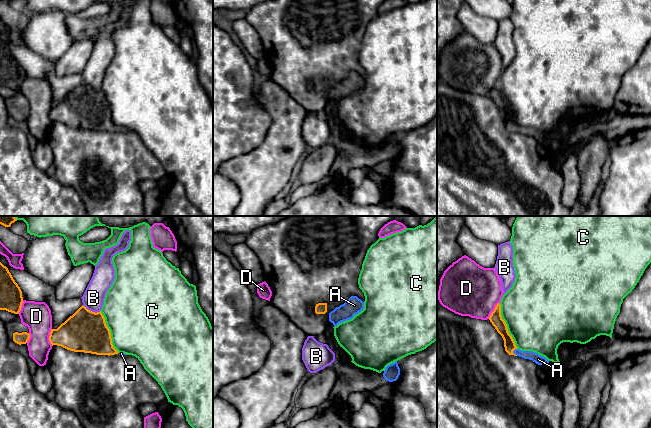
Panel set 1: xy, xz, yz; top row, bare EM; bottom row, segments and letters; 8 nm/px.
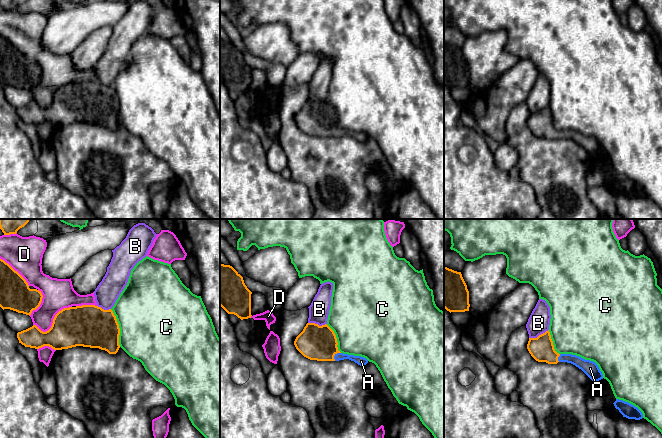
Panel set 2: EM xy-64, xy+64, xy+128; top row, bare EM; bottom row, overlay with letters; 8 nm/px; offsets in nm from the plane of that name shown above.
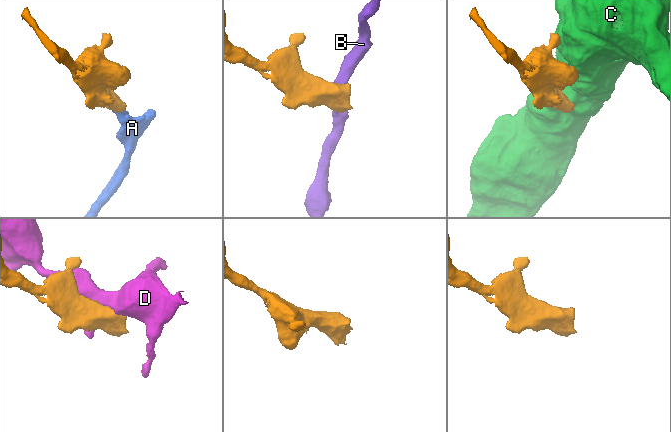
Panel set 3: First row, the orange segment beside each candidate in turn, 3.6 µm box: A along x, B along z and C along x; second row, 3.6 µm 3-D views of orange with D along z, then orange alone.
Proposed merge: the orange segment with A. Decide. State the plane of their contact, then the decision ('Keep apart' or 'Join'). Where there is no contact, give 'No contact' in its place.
Touches orange in yz. Join

